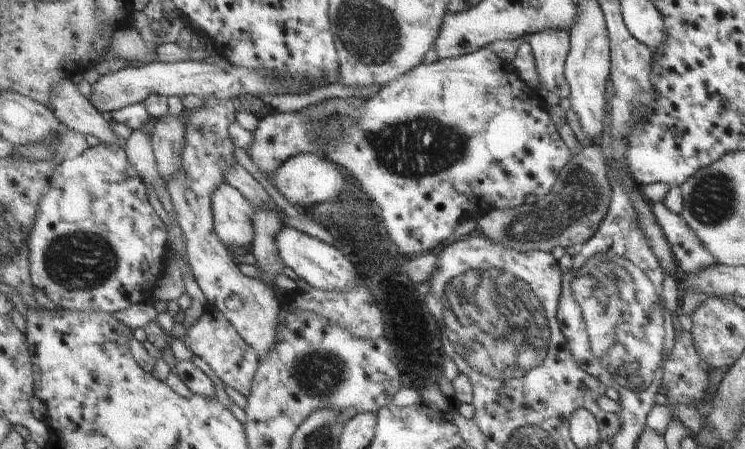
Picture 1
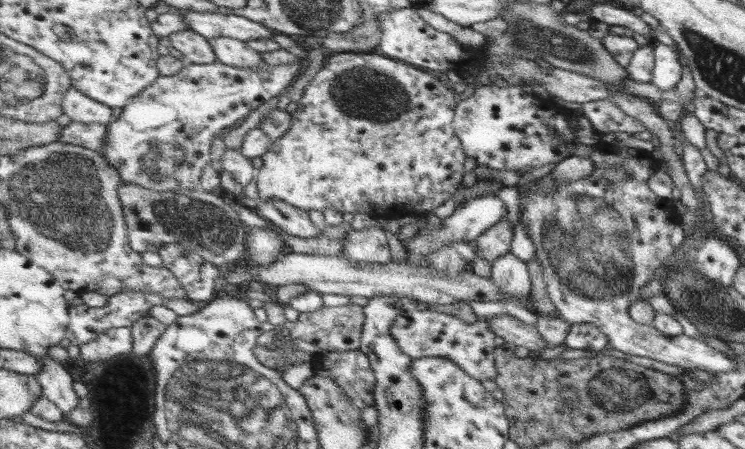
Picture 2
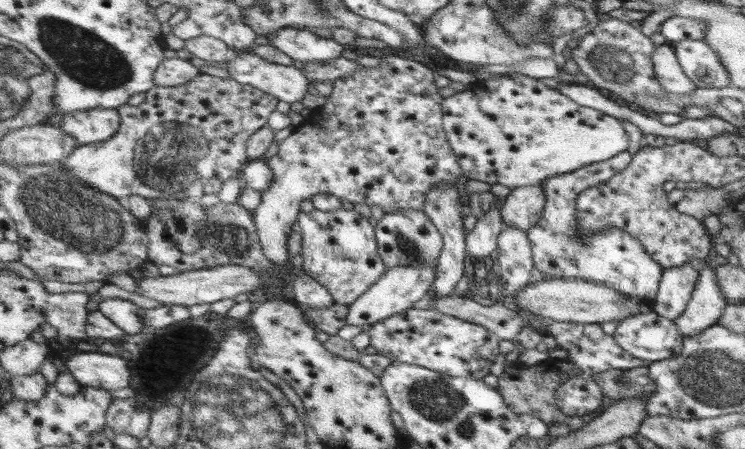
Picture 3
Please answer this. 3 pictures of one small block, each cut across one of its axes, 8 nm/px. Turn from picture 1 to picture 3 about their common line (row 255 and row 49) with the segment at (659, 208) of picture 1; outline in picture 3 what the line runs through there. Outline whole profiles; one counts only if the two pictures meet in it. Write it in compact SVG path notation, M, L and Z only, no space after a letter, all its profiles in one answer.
M687 39L670 45L682 72L696 88L719 89L729 86L728 72L725 73L717 54L703 39Z

